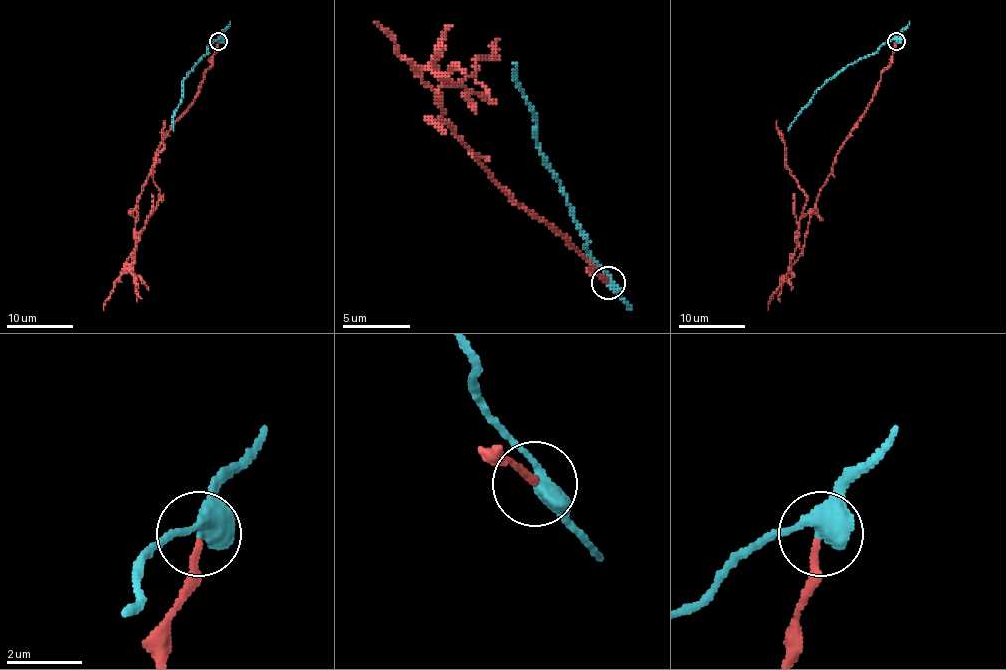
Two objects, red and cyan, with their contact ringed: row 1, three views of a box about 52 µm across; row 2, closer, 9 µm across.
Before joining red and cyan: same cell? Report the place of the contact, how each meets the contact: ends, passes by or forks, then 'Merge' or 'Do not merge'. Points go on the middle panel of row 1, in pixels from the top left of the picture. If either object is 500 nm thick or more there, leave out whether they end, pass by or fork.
Place: (608, 283). At the ring red ends. At the ring cyan passes by. Do not merge

